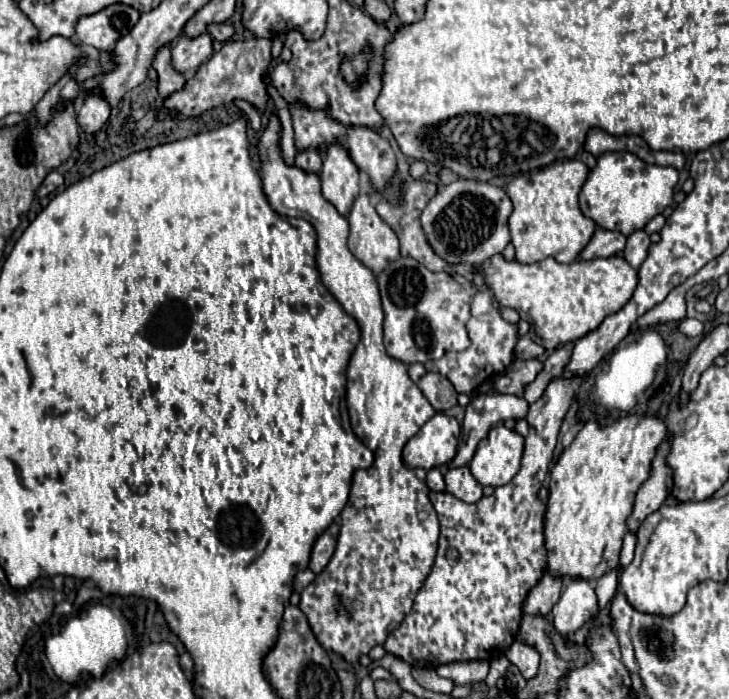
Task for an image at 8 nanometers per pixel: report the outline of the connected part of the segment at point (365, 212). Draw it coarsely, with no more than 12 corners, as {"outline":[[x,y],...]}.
{"outline":[[369,195],[351,205],[349,251],[375,275],[399,257]]}

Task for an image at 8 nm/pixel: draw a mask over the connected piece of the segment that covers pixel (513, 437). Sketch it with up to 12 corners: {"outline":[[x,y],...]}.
{"outline":[[497,425],[469,469],[483,487],[519,471],[523,437]]}

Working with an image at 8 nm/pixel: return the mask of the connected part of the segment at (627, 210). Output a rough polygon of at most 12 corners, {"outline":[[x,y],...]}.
{"outline":[[597,159],[581,213],[625,237],[673,203],[677,169]]}

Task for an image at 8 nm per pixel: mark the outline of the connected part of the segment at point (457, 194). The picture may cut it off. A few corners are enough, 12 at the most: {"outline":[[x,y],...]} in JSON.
{"outline":[[457,179],[421,213],[449,265],[481,265],[509,245],[505,189]]}

